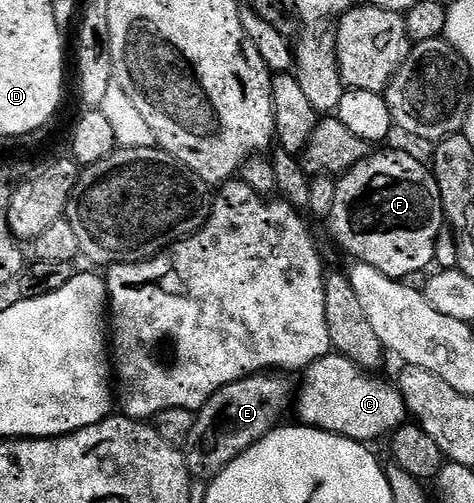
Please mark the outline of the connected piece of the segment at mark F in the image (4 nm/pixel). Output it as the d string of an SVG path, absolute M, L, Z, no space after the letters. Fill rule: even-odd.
M372 151L357 166L353 166L336 183L336 198L329 217L331 232L335 240L360 264L373 266L381 274L394 280L401 280L405 274L413 271L423 272L435 256L435 247L439 244L439 231L444 231L445 217L441 194L437 190L435 173L426 163L407 152Z

